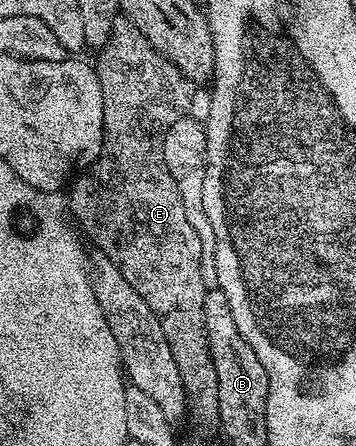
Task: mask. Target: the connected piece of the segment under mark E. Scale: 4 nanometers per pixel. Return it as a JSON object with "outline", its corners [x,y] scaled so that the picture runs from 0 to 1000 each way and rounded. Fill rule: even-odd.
{"outline":[[[334,40],[323,47],[323,63],[315,67],[312,83],[289,108],[275,110],[272,126],[278,126],[272,159],[278,191],[284,193],[284,220],[289,222],[289,334],[278,352],[256,365],[253,377],[208,397],[205,410],[197,415],[197,422],[202,419],[199,475],[211,482],[213,498],[244,518],[247,531],[242,529],[242,536],[247,540],[256,536],[267,545],[264,554],[275,563],[292,565],[329,596],[329,605],[340,605],[340,614],[351,614],[351,632],[362,632],[362,641],[374,641],[374,650],[385,650],[385,659],[396,659],[396,668],[407,668],[419,695],[430,695],[430,704],[452,722],[452,740],[463,740],[463,758],[475,767],[475,785],[486,785],[497,830],[508,830],[508,857],[520,865],[534,930],[539,935],[548,930],[559,942],[604,946],[615,939],[610,830],[598,821],[598,803],[587,794],[581,751],[576,749],[570,670],[584,648],[565,623],[565,534],[553,534],[553,516],[542,516],[542,507],[531,507],[531,489],[520,489],[520,453],[503,433],[503,404],[480,388],[475,372],[463,372],[463,354],[458,352],[463,300],[475,300],[475,283],[486,283],[486,274],[497,274],[497,265],[528,258],[539,249],[537,231],[553,197],[497,148],[486,148],[486,139],[475,139],[475,130],[463,130],[444,110],[421,99],[407,85],[407,76],[396,76],[396,67],[385,67],[385,58],[374,58],[365,45],[354,40]]]}

